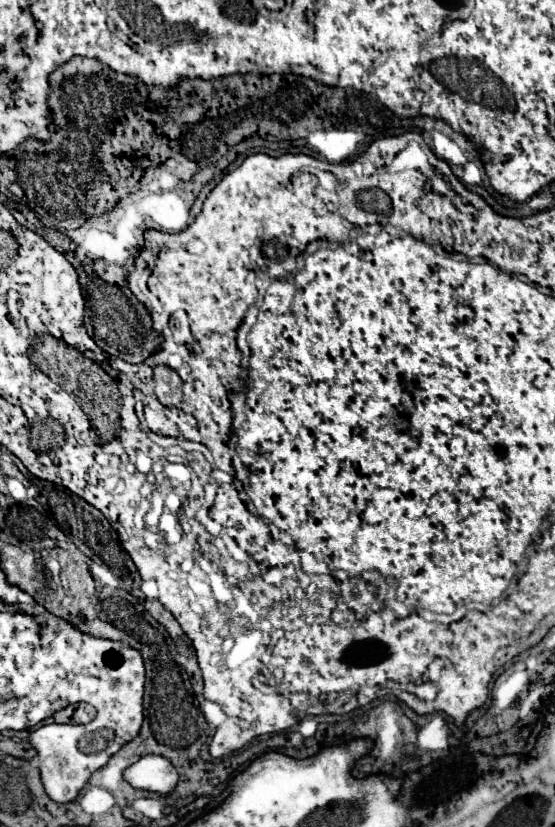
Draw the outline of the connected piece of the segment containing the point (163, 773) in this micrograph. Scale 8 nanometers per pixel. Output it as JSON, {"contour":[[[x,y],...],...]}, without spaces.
{"contour":[[[146,755],[125,770],[124,779],[135,789],[152,791],[158,795],[170,795],[178,783],[178,771],[174,765],[159,755]]]}

